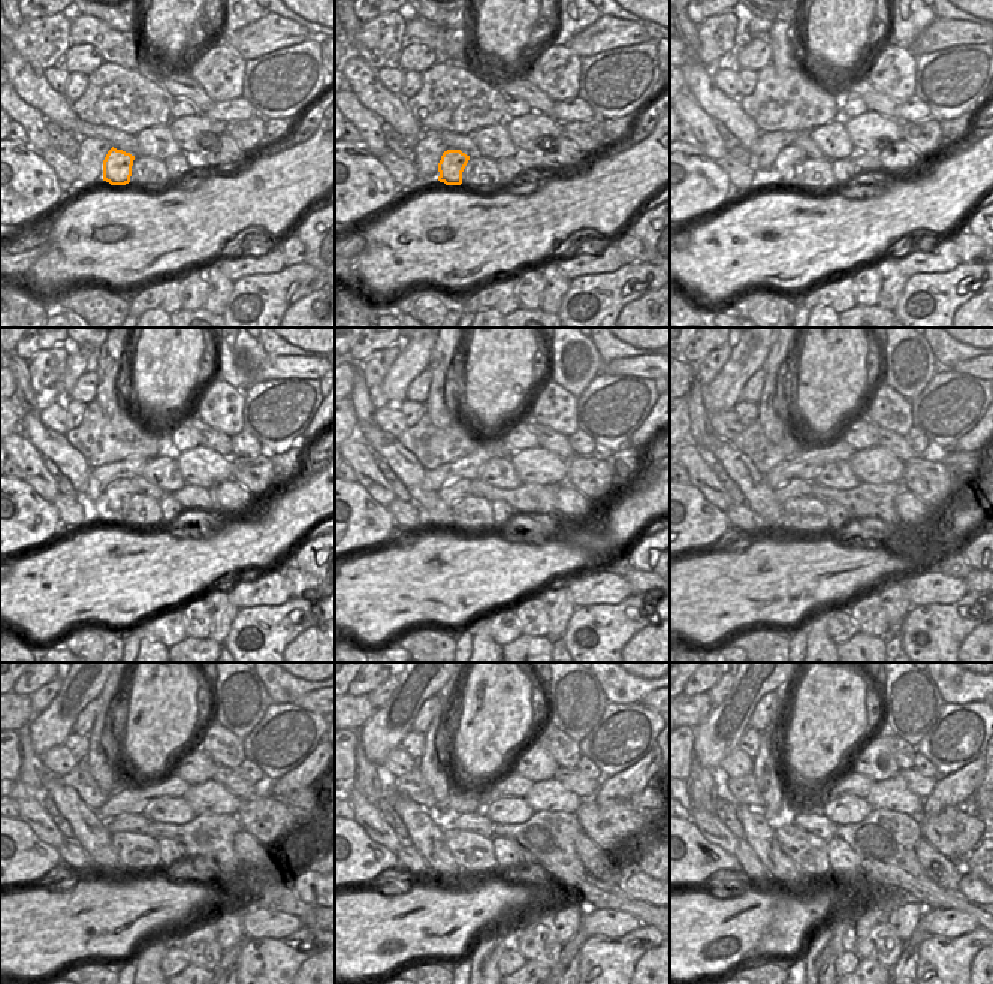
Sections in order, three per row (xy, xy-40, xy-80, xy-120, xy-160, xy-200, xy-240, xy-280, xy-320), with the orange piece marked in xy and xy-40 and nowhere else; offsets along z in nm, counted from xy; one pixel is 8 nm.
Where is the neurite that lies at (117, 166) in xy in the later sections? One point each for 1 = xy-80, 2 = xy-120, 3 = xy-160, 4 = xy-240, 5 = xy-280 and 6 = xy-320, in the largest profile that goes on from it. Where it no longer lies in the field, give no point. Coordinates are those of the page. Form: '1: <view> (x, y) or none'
1: xy-80 (790, 157)
2: xy-120 (109, 504)
3: xy-160 (452, 492)
4: xy-240 (124, 823)
5: xy-280 (477, 823)
6: xy-320 (815, 823)

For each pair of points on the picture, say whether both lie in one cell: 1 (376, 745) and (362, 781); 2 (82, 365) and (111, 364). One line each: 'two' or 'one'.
1: two
2: two

